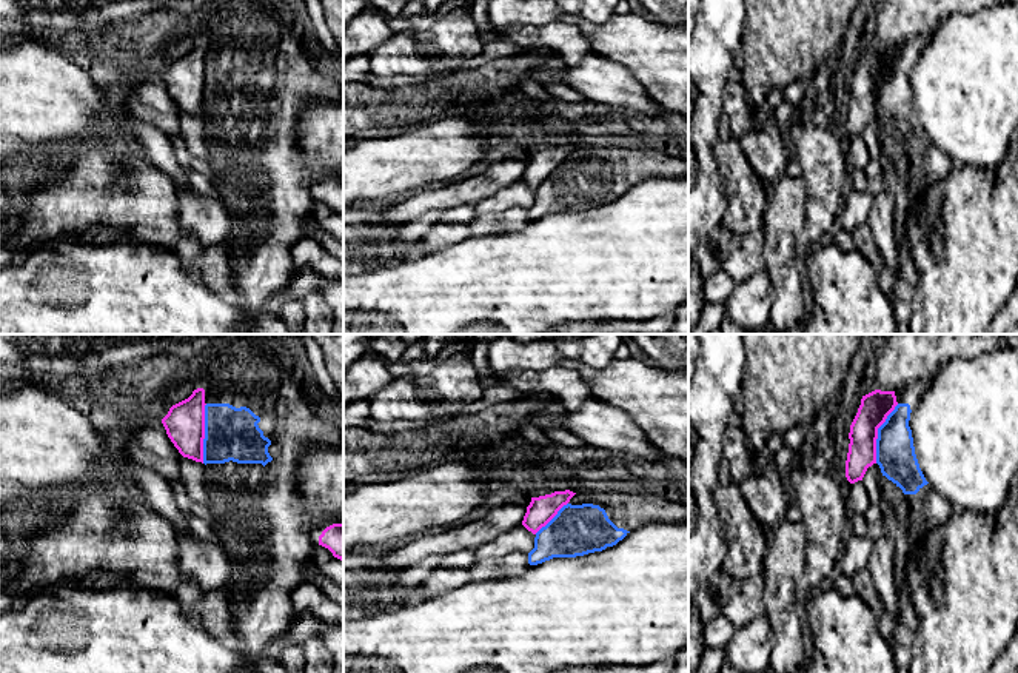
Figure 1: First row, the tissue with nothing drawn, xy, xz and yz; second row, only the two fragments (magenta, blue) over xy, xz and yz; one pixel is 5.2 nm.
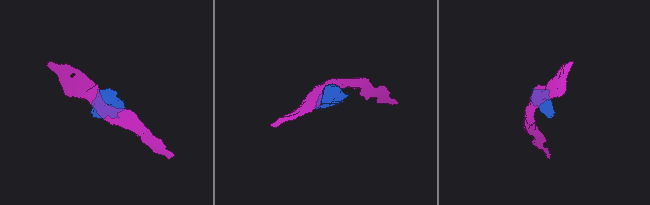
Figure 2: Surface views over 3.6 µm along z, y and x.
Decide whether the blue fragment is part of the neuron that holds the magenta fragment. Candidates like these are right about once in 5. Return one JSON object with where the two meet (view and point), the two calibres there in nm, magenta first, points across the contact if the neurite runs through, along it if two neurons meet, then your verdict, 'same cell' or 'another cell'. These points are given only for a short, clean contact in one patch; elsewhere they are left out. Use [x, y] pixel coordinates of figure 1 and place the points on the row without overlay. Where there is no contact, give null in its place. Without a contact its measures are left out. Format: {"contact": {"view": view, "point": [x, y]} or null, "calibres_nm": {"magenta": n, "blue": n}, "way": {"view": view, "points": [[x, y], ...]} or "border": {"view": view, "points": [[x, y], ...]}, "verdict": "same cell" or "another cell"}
{"contact": {"view": "xy", "point": [204, 88]}, "calibres_nm": {"magenta": 200, "blue": 280}, "border": {"view": "xy", "points": [[207, 59], [202, 117]]}, "verdict": "another cell"}

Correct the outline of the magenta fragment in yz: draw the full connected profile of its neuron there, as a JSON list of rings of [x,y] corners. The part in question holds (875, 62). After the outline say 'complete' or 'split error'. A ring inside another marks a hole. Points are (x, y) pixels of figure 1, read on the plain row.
[[[875,45],[862,51],[849,88],[846,132],[850,139],[862,136],[867,123],[876,119],[878,83],[896,60],[895,46]]]; complete

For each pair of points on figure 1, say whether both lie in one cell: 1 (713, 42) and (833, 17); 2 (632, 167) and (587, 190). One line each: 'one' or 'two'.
1: two
2: one

